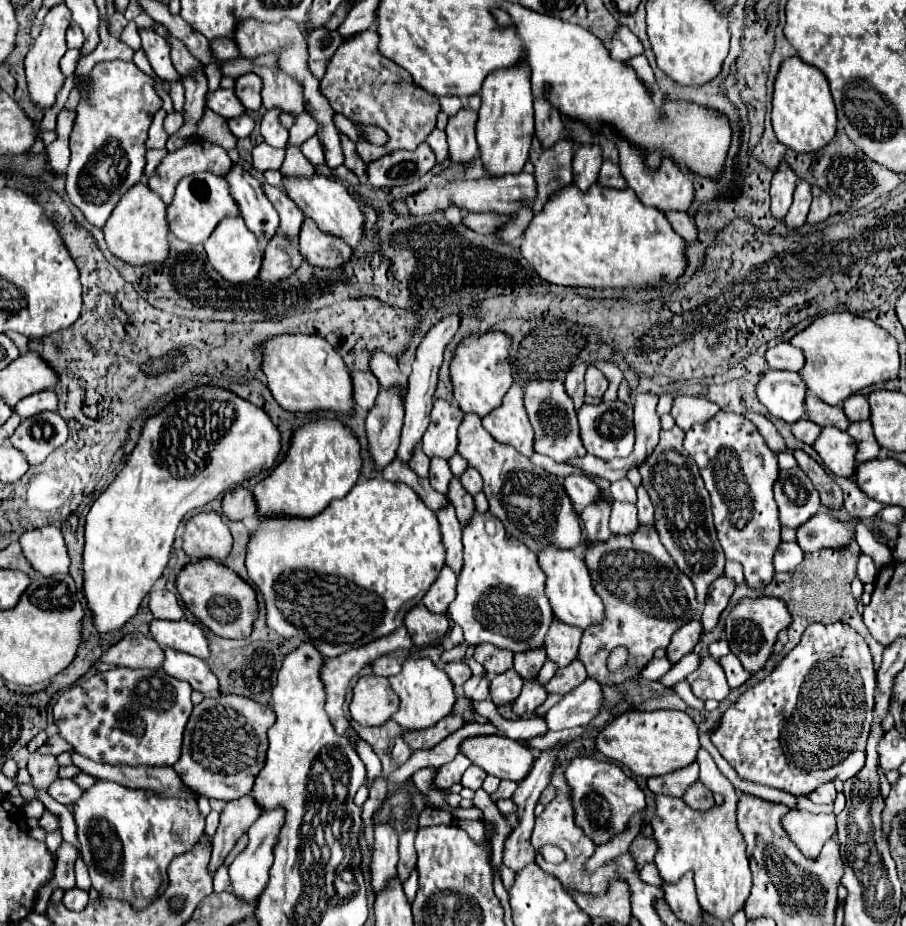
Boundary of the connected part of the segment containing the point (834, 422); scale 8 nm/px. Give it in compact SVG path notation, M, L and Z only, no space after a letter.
M806 392L806 418L816 422L818 426L834 426L840 430L848 428L848 420L842 406L828 406L808 392Z

